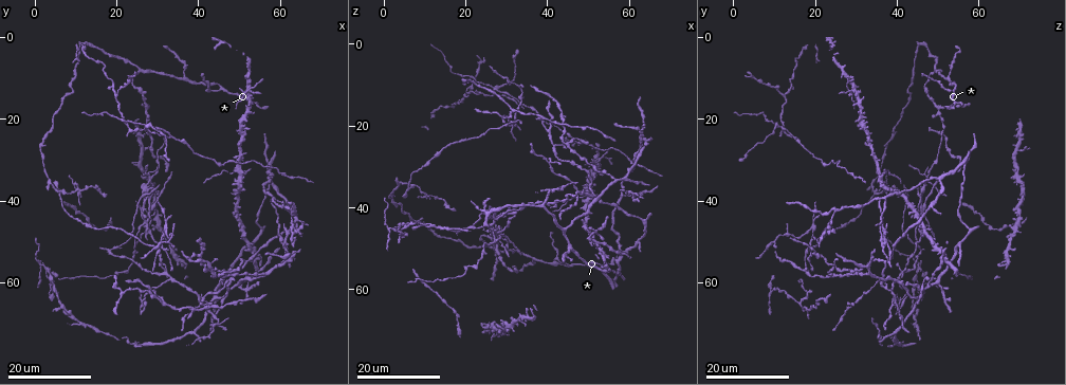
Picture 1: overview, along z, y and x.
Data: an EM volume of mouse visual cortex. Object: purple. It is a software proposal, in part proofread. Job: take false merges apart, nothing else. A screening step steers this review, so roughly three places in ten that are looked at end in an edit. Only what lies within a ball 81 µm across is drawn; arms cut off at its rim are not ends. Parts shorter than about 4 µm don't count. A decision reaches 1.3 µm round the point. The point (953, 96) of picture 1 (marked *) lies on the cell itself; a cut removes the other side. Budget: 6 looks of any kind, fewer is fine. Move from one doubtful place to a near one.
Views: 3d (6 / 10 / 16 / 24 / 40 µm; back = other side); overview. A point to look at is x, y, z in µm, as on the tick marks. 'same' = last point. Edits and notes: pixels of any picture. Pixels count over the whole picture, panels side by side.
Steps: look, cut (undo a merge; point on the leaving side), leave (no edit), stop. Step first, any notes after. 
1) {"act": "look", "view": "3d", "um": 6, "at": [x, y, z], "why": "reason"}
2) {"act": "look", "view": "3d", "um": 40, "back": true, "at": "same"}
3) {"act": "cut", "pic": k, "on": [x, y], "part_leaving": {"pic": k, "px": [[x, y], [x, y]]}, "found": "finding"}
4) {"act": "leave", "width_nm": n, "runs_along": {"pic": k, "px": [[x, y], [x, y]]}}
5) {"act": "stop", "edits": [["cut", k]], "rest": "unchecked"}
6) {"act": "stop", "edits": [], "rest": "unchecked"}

{"act": "look", "view": "3d", "um": 16, "at": [51.0, 34.0, 36.0], "why": "a fork"}

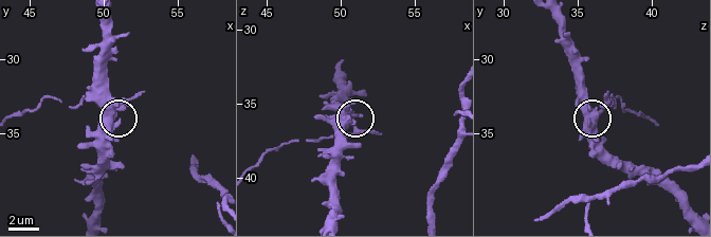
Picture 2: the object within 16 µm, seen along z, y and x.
{"act": "look", "view": "3d", "um": 10, "at": [50.6, 33.8, 36.4]}

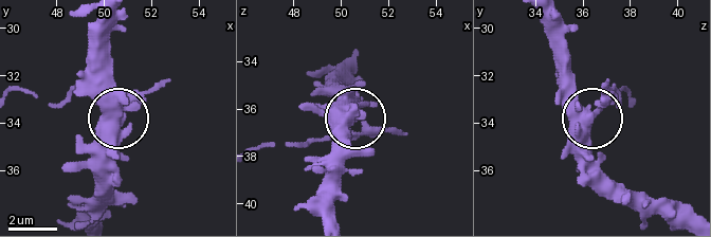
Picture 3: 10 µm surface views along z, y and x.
{"act": "leave", "found": "continuous, no second cell"}

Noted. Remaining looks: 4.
{"act": "look", "view": "3d", "um": 16, "at": [28.5, 48.0, 46.5], "why": "thin neck"}

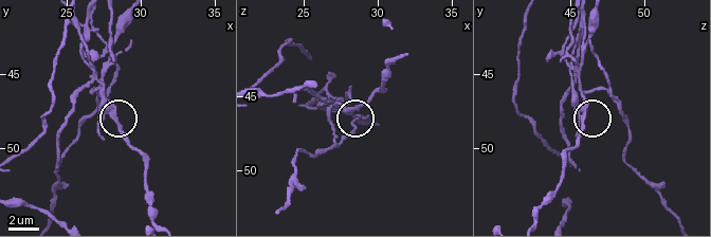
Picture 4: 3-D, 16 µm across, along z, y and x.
{"act": "look", "view": "3d", "um": 10, "at": [28.6, 48.4, 46.0]}

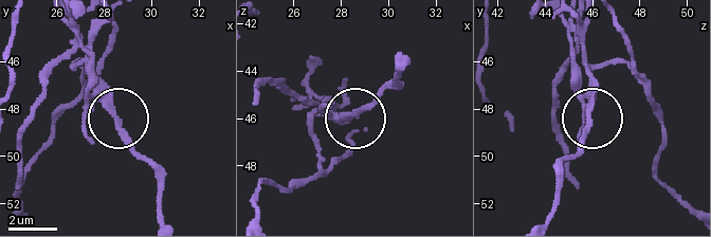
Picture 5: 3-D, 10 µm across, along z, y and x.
{"act": "cut", "pic": 5, "on": [81, 128], "width_nm": 240, "part_leaving": {"pic": 5, "px": [[353, 116], [313, 116], [315, 174], [265, 184], [256, 214]]}, "found": "two cells meet here"}

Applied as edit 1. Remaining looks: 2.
{"act": "look", "view": "3d", "um": 24, "at": [26.5, 66.0, 40.5], "why": "sudden change in width"}

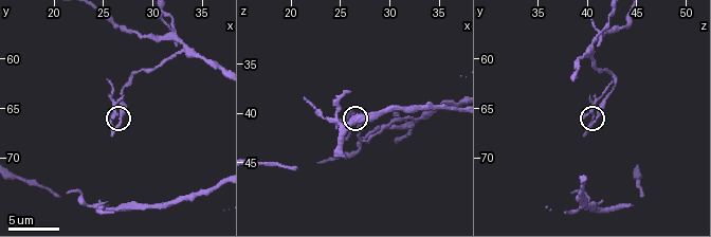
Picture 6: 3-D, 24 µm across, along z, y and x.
{"act": "look", "view": "3d", "um": 6, "at": [26.8, 66.2, 40.6], "why": "zoom in"}

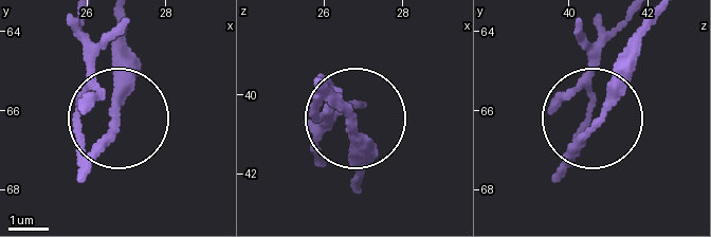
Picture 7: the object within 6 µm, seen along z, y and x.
{"act": "cut", "pic": 7, "on": [88, 85], "part_leaving": {"pic": 7, "px": [[75, 139], [86, 21]]}, "found": "a second cell is stuck on"}

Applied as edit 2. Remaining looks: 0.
{"act": "stop", "edits": [["cut", 5], ["cut", 7]], "rest": "unchecked"}

